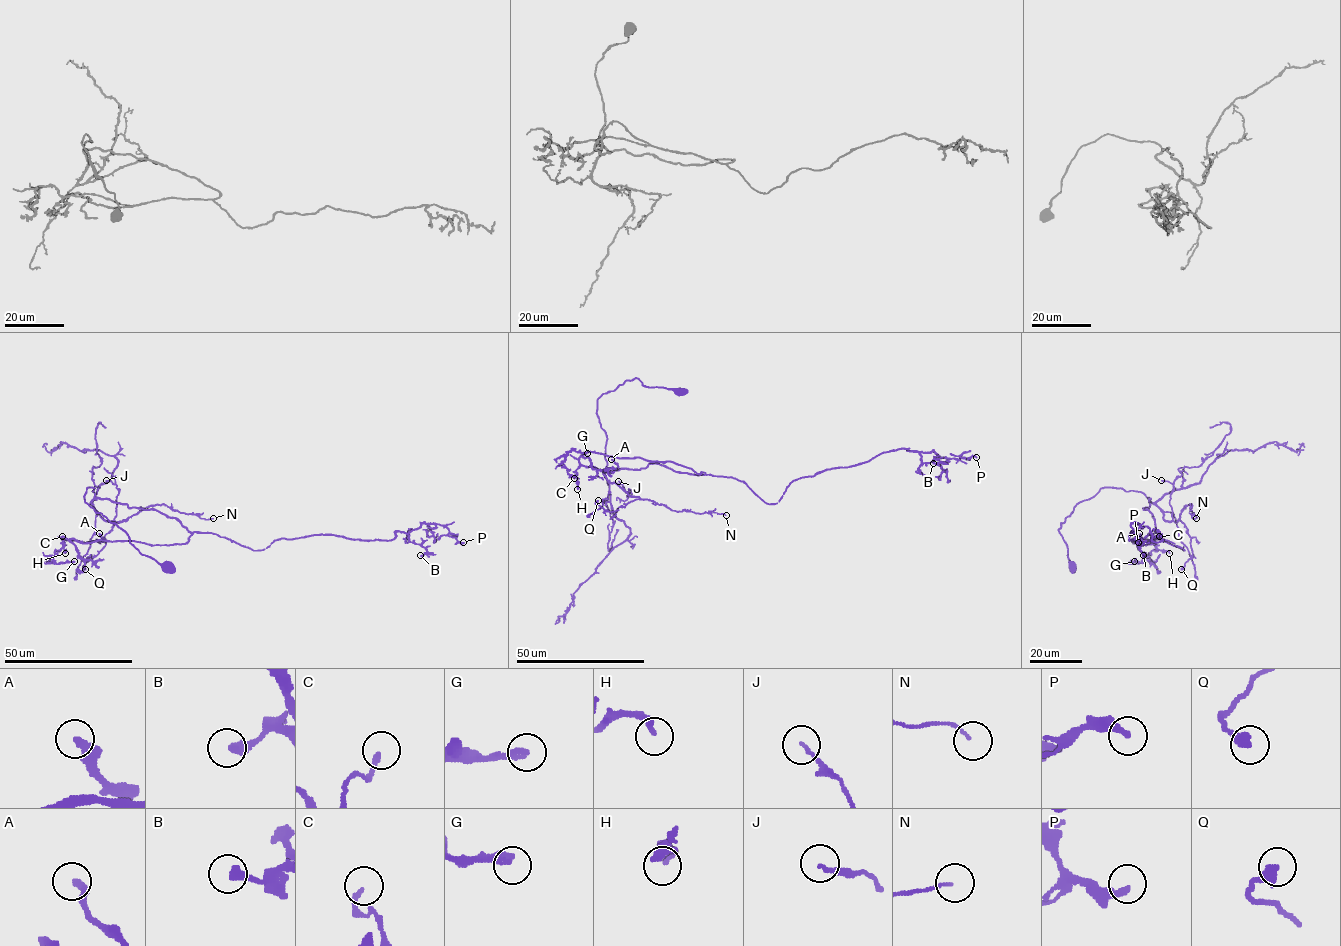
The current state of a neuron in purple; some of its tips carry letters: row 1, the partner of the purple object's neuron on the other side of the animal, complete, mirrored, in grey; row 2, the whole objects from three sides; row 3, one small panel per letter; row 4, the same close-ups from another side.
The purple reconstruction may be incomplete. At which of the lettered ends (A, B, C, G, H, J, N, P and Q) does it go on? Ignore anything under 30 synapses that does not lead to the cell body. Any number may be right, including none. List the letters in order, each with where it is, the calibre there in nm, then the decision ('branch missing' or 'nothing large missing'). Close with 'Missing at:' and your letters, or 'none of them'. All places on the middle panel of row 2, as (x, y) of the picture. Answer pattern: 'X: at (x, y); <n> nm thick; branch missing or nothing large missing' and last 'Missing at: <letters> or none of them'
A: at (611, 459); 200 nm thick; nothing large missing
B: at (933, 463); 320 nm thick; nothing large missing
C: at (574, 478); 170 nm thick; nothing large missing
G: at (587, 453); 280 nm thick; nothing large missing
H: at (577, 489); 240 nm thick; nothing large missing
J: at (618, 481); 110 nm thick; nothing large missing
N: at (726, 515); 90 nm thick; nothing large missing
P: at (976, 457); 260 nm thick; nothing large missing
Q: at (598, 500); 440 nm thick; nothing large missing
Missing at: none of them

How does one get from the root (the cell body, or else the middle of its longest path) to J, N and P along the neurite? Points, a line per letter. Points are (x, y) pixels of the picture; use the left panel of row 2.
J: (168, 566), (143, 555), (85, 501), (86, 489), (94, 488), (91, 504), (112, 521), (118, 490), (106, 480)
N: (168, 566), (91, 508), (86, 489), (94, 488), (91, 504), (107, 521), (163, 504), (213, 518)
P: (168, 566), (91, 508), (86, 489), (254, 550), (318, 534), (392, 540), (422, 523), (443, 524), (463, 542)

